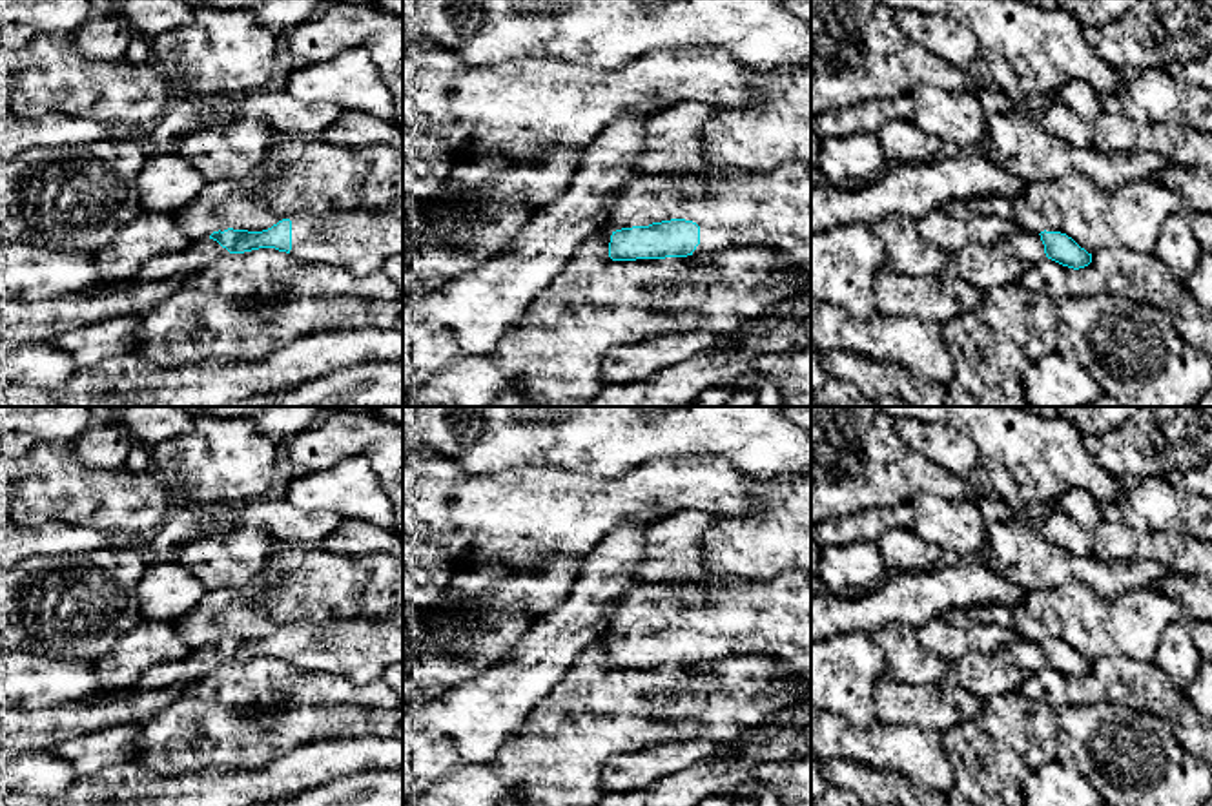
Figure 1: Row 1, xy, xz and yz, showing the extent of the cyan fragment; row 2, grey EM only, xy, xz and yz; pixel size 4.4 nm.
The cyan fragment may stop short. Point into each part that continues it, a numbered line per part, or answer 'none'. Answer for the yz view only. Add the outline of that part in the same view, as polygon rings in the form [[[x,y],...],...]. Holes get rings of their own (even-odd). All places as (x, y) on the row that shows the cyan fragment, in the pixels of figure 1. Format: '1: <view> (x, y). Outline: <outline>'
1: yz (1025, 247). Outline: [[[1019,230],[1010,237],[1004,237],[999,246],[1022,264],[1033,264],[1044,253],[1041,235]]]

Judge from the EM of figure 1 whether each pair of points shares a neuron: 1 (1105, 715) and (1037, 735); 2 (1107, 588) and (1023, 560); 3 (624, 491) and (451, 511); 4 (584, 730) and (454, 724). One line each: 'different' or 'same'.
1: different
2: same
3: same
4: different

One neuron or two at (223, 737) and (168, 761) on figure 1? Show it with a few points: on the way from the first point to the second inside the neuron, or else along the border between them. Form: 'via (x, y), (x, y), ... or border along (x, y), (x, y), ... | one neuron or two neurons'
via (210, 737), (190, 739), (181, 748) | one neuron

